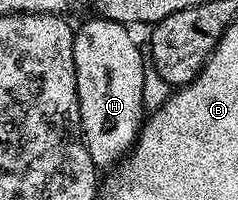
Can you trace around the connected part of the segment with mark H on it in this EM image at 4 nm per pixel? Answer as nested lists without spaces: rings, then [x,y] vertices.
[[[94,16],[83,27],[75,30],[73,60],[77,76],[77,96],[79,97],[79,128],[83,131],[83,143],[96,167],[111,168],[134,147],[135,137],[145,121],[142,89],[145,77],[145,54],[139,51],[137,43],[122,22],[110,22],[108,18]]]

